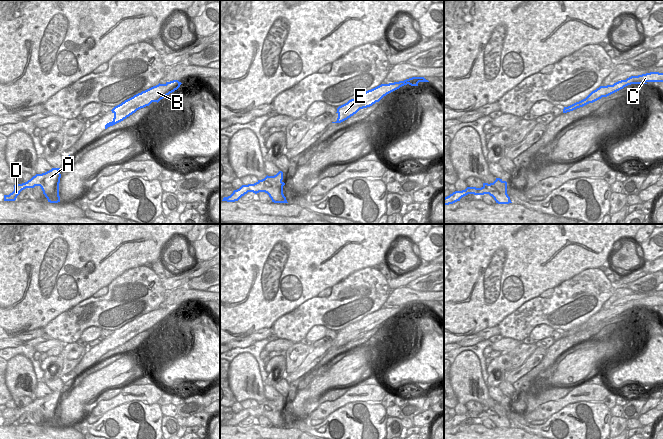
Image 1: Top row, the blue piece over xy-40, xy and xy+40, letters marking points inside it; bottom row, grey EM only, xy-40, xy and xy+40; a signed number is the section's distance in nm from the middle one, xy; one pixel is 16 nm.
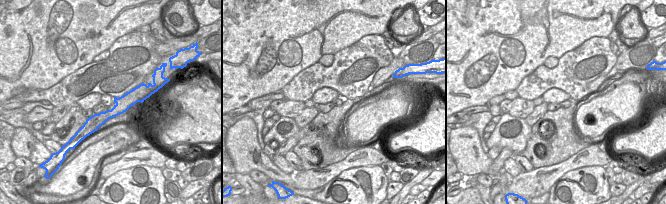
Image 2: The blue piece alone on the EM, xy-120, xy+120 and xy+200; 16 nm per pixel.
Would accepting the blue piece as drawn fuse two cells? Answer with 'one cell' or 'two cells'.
two cells

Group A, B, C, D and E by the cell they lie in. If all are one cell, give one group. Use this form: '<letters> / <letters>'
A B D E / C

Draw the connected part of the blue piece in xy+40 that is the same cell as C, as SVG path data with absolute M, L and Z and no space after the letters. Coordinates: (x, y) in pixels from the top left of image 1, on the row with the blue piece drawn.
M650 72L638 76L631 76L626 80L621 80L613 85L607 85L605 87L606 89L619 91L631 84L647 84L648 82L663 82L663 73Z

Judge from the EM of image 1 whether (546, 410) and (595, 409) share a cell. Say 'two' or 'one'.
two

